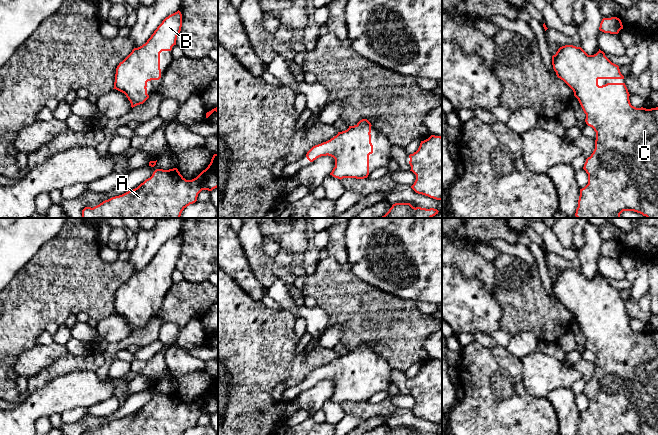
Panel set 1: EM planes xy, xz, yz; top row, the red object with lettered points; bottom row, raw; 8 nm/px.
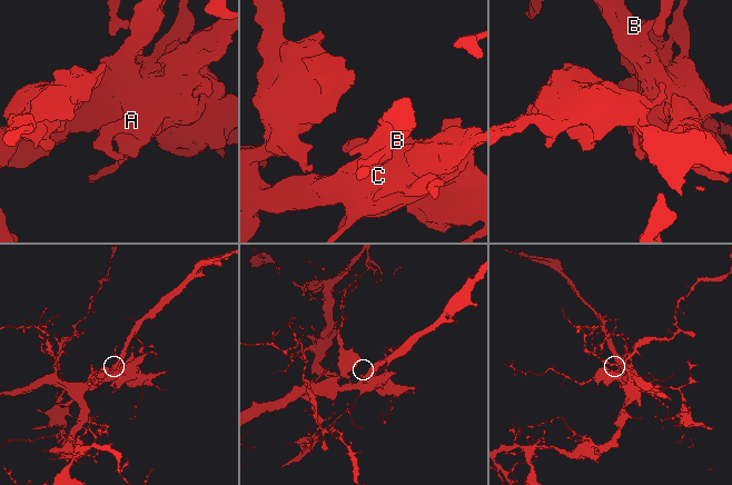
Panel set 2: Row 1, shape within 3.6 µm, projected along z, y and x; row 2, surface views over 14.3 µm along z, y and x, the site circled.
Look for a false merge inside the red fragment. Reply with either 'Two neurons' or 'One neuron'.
One neuron

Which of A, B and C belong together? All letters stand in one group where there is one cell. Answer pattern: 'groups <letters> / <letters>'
groups A B C

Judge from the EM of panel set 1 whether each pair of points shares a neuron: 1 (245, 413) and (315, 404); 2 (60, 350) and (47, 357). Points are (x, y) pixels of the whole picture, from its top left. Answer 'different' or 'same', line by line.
1: different
2: same

